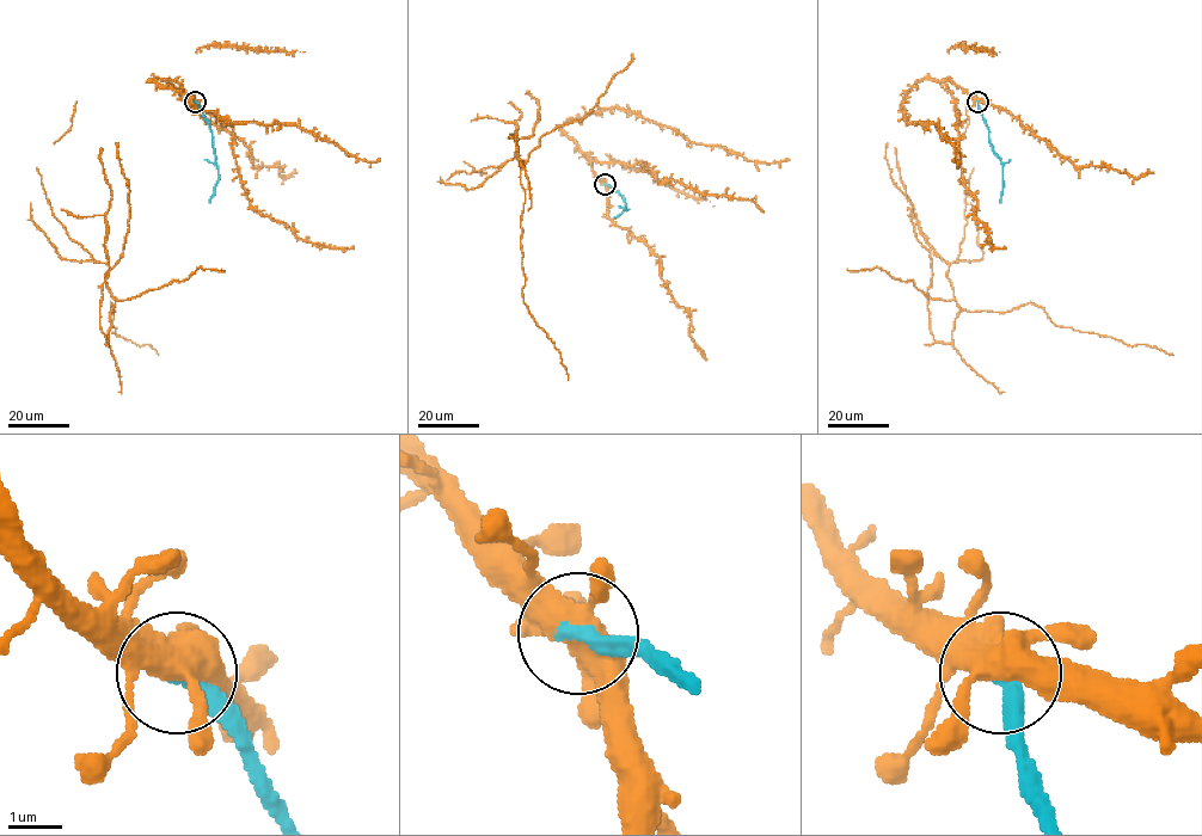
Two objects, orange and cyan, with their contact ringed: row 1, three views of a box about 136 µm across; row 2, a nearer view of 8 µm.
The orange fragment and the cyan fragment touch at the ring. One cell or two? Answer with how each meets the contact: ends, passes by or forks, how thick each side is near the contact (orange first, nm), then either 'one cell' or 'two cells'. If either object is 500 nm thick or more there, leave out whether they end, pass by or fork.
orange forks; cyan ends; calibres 480 and 280 nm; two cells

